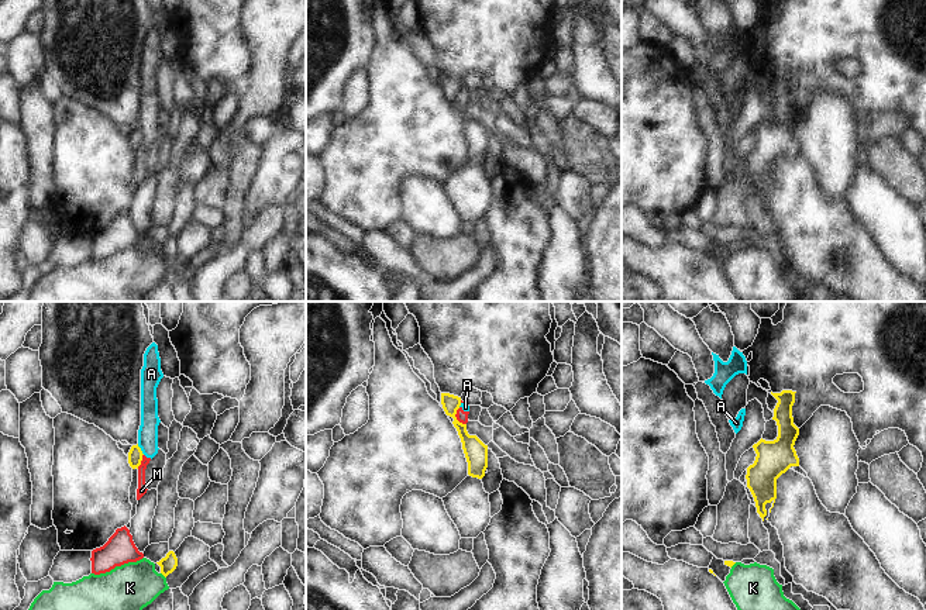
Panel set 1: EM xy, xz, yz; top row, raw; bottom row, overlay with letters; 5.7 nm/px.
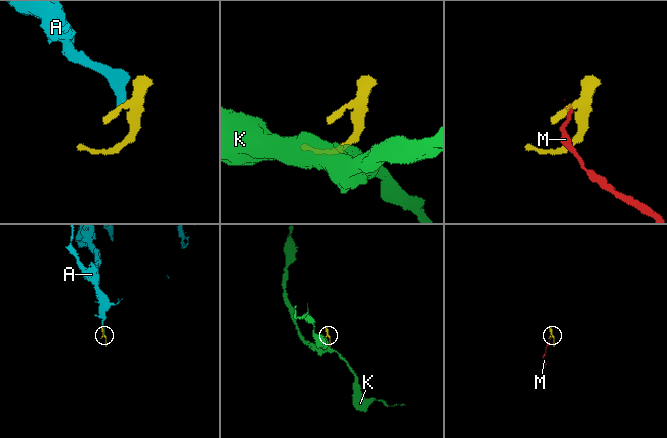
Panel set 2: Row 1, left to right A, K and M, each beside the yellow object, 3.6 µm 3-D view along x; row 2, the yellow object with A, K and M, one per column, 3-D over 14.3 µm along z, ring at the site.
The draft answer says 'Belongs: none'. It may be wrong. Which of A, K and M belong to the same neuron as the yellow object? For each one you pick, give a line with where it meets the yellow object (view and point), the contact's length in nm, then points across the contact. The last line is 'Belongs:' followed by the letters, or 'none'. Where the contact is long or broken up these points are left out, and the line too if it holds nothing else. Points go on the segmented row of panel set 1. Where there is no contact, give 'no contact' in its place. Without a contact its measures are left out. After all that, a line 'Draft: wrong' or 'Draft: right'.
Belongs: none
Draft: right

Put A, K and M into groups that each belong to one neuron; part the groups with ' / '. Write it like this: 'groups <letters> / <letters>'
groups A M / K

